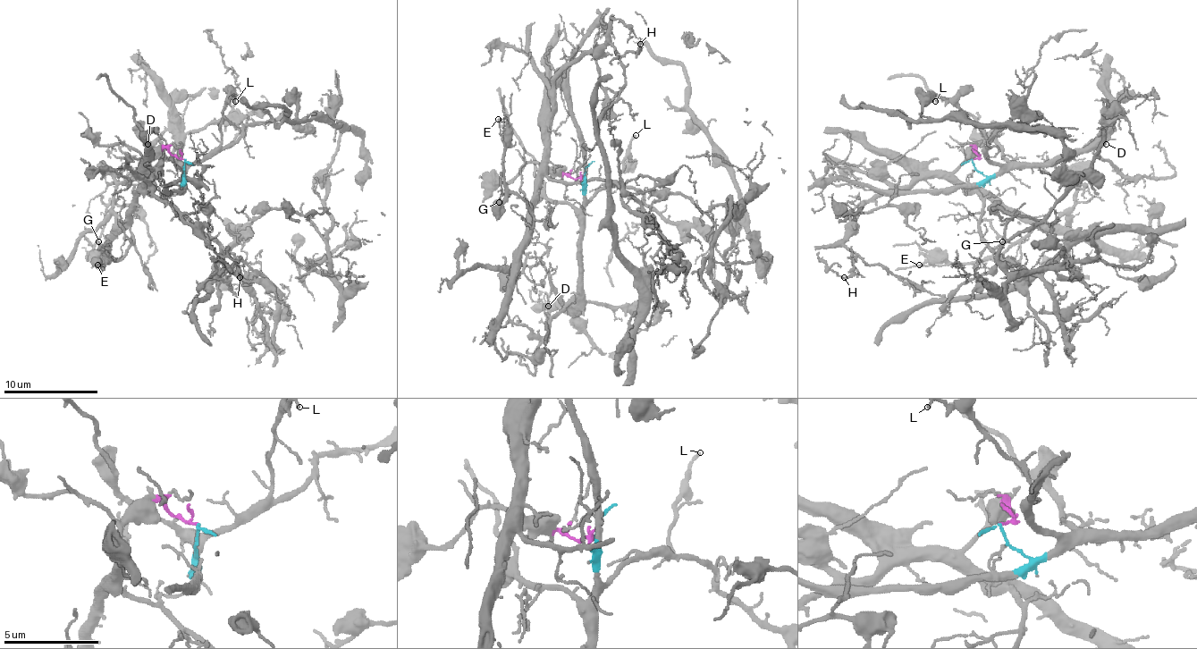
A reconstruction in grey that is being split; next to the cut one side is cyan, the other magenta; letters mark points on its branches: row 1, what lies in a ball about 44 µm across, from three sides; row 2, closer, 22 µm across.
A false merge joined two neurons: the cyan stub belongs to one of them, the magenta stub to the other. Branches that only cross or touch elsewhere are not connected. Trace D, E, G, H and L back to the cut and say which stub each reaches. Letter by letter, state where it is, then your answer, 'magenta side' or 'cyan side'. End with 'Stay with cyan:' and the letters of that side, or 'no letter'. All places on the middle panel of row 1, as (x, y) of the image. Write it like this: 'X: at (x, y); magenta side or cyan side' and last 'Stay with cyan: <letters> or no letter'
D: at (548, 306); cyan side
E: at (498, 119); magenta side
G: at (499, 202); magenta side
H: at (640, 44); magenta side
L: at (636, 135); cyan side
Stay with cyan: D, L

